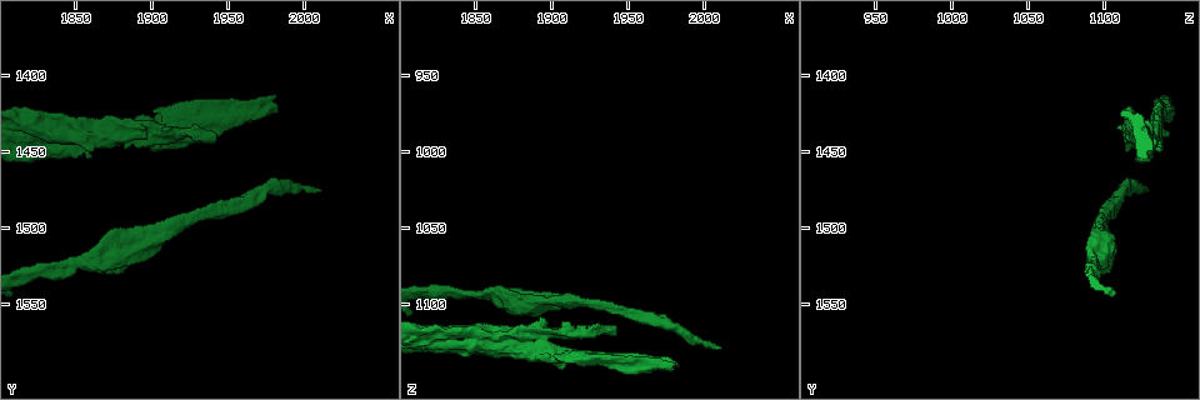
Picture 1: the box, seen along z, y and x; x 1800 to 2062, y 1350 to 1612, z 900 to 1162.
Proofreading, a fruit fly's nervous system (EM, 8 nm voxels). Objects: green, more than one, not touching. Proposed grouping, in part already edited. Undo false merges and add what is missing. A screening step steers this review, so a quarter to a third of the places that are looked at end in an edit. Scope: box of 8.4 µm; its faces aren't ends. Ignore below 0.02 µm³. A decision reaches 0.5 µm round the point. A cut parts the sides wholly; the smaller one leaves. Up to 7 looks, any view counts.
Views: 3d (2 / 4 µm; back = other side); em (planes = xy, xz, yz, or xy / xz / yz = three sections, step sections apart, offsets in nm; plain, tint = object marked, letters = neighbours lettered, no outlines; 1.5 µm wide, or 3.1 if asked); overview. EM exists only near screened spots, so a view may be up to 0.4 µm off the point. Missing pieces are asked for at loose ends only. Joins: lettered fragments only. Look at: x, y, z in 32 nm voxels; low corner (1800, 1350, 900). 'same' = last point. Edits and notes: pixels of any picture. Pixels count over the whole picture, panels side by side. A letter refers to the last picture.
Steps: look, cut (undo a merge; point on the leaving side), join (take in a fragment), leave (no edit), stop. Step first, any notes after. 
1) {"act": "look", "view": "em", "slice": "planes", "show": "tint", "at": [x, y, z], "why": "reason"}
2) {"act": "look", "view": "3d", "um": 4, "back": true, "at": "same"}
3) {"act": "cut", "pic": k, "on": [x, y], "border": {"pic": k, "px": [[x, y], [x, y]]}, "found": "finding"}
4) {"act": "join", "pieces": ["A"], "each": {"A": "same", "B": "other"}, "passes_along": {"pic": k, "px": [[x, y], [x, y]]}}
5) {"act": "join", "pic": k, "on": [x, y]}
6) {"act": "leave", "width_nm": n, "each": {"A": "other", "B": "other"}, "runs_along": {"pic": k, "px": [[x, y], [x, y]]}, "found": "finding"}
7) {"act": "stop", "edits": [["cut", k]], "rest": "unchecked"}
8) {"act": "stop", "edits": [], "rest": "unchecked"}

{"act": "look", "view": "3d", "um": 4, "at": [1850, 1438, 1120]}

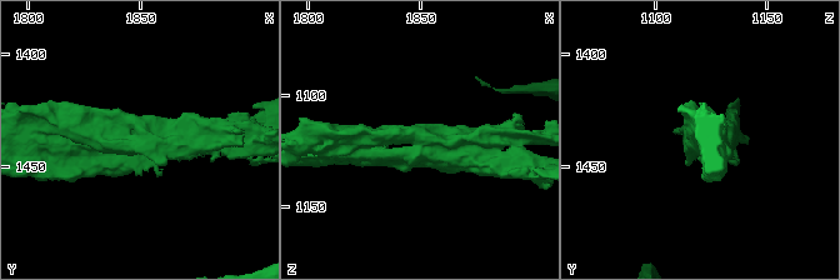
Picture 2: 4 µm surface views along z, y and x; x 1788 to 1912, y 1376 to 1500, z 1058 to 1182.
{"act": "look", "view": "em", "slice": "planes", "show": "tint", "at": [1851, 1438, 1120], "arms": 4}

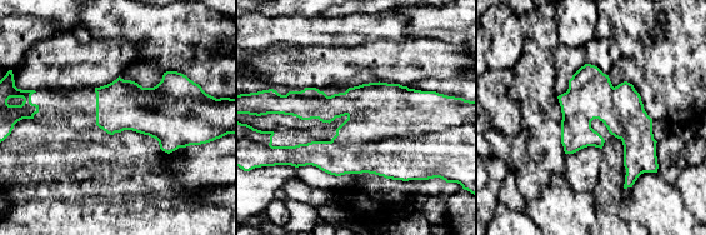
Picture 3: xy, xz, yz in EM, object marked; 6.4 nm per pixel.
{"act": "look", "view": "em", "slice": "planes", "show": "letters", "at": "same"}

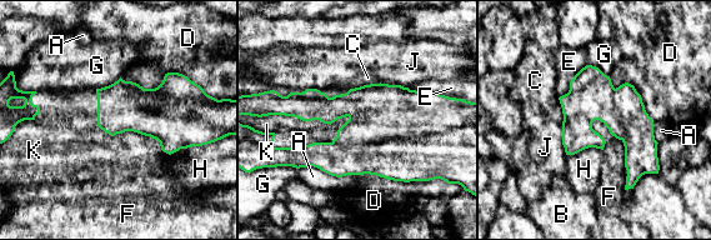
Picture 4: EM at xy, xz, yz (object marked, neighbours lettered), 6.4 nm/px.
{"act": "cut", "pic": 4, "on": [174, 133], "each": {"A": "other", "B": "other", "C": "other", "D": "other", "E": "other", "F": "other", "G": "other", "H": "other", "J": "other", "K": "other"}, "part_leaving": {"pic": 4, "px": [[284, 106], [432, 114]]}, "found": "two neurons meet here"}

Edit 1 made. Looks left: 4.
{"act": "look", "view": "overview", "why": "redraw"}

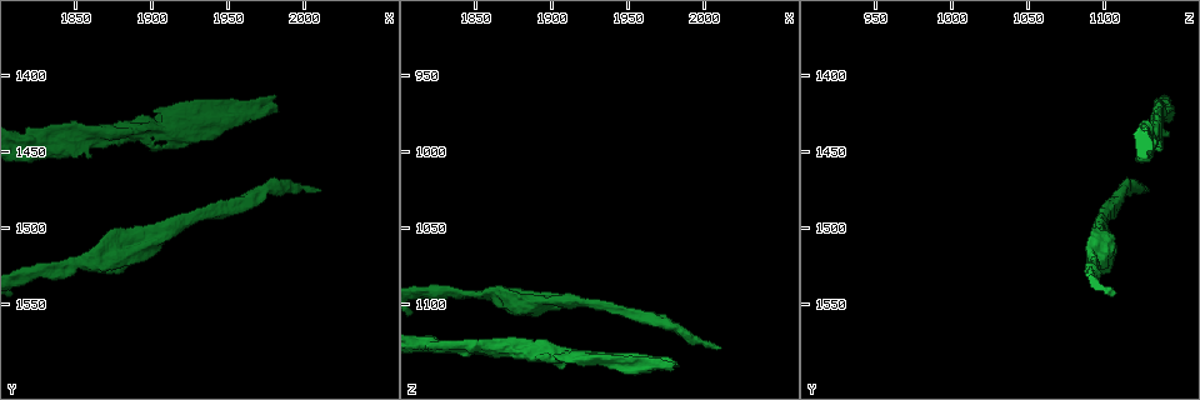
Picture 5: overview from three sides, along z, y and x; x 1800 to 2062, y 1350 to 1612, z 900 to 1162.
{"act": "look", "view": "3d", "um": 2, "at": [1982, 1424, 1142], "why": "branch stops here"}

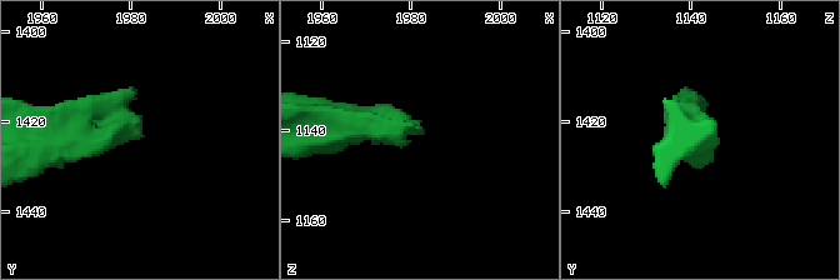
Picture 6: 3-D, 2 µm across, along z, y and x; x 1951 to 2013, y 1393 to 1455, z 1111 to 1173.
{"act": "look", "view": "em", "slice": "yz", "step": 4, "show": "letters", "at": [1983, 1423, 1140]}

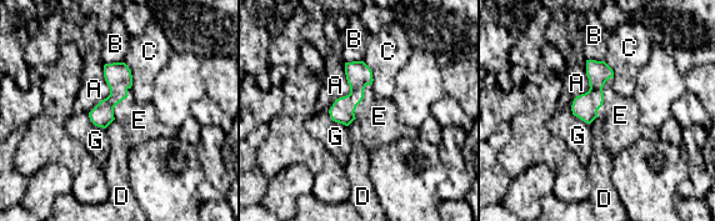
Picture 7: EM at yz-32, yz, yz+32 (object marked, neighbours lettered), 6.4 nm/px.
{"act": "look", "view": "em", "slice": "planes", "show": "letters", "at": "same"}

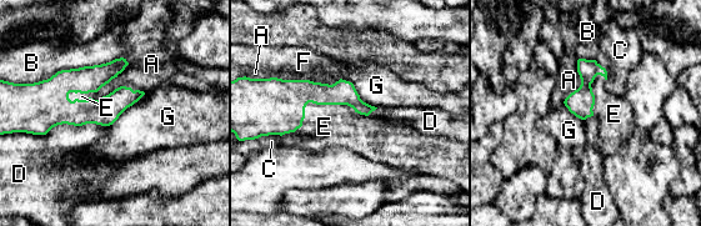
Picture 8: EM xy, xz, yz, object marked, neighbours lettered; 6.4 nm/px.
{"act": "join", "pieces": ["E"], "each": {"A": "other", "B": "other", "C": "other", "D": "other", "E": "same", "F": "other", "G": "other"}, "found": "the neuron continues"}

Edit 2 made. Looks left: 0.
{"act": "stop", "edits": [["cut", 4], ["join", 8]], "rest": "unchecked"}

